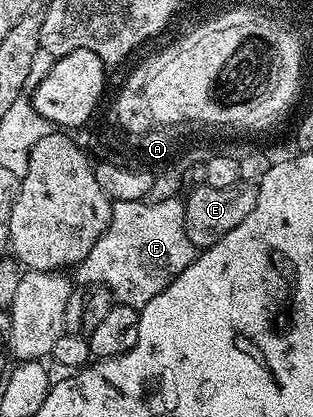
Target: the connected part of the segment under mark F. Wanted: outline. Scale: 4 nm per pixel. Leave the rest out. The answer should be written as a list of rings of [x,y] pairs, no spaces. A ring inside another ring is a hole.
[[[179,197],[158,203],[150,203],[145,199],[134,202],[113,201],[111,218],[106,230],[83,262],[77,265],[75,273],[77,276],[74,278],[79,285],[104,285],[110,289],[117,303],[139,310],[152,298],[157,297],[182,270],[186,270],[197,255],[198,250],[186,234],[184,203]]]

